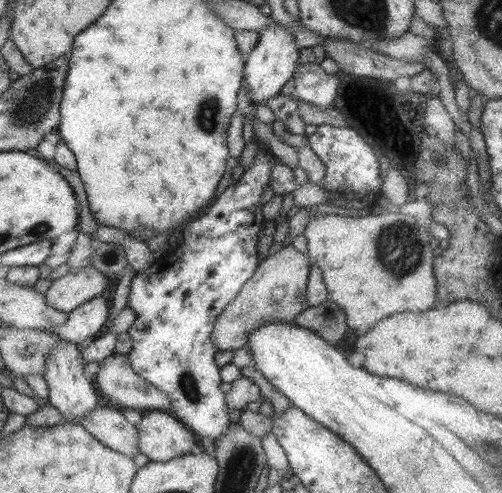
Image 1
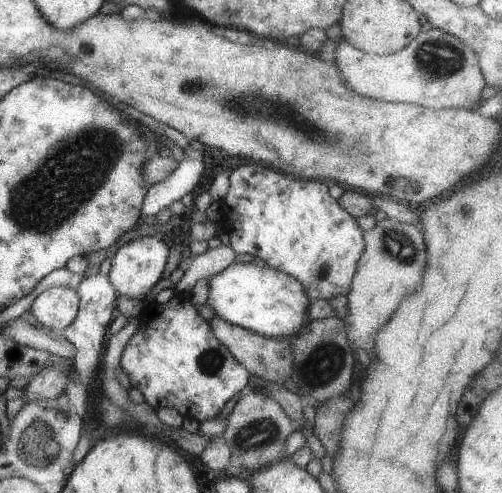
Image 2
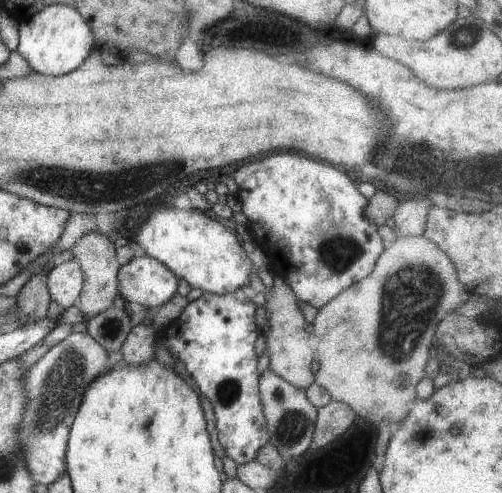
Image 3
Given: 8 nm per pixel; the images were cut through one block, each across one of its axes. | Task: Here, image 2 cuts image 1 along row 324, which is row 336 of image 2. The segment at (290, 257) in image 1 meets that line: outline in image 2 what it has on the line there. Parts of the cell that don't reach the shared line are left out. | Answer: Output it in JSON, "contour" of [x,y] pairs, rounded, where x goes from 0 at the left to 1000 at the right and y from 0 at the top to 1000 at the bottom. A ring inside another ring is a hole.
{"contour":[[[428,639],[418,651],[426,682],[466,720],[466,726],[494,751],[500,763],[520,767],[536,777],[564,779],[576,767],[584,744],[584,718],[580,712],[580,686],[536,688],[514,675],[494,671],[468,657],[458,657],[442,643]]]}

